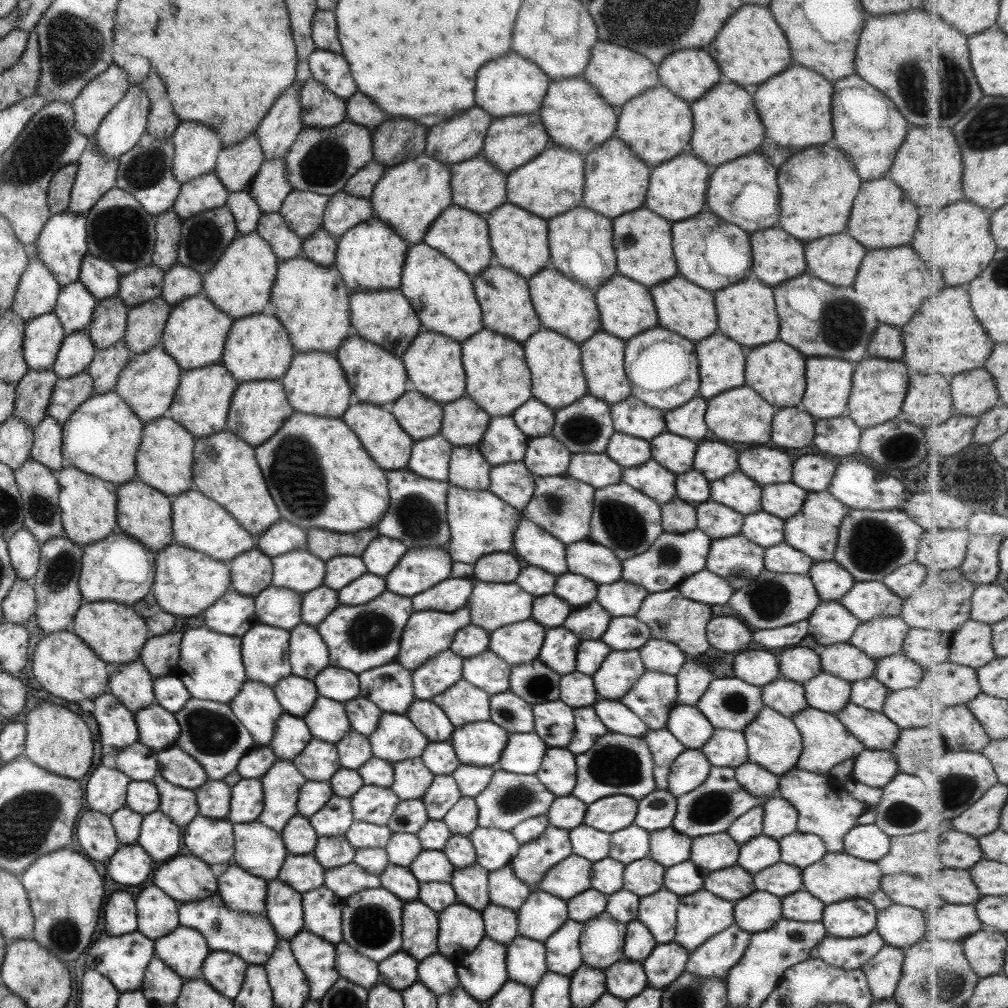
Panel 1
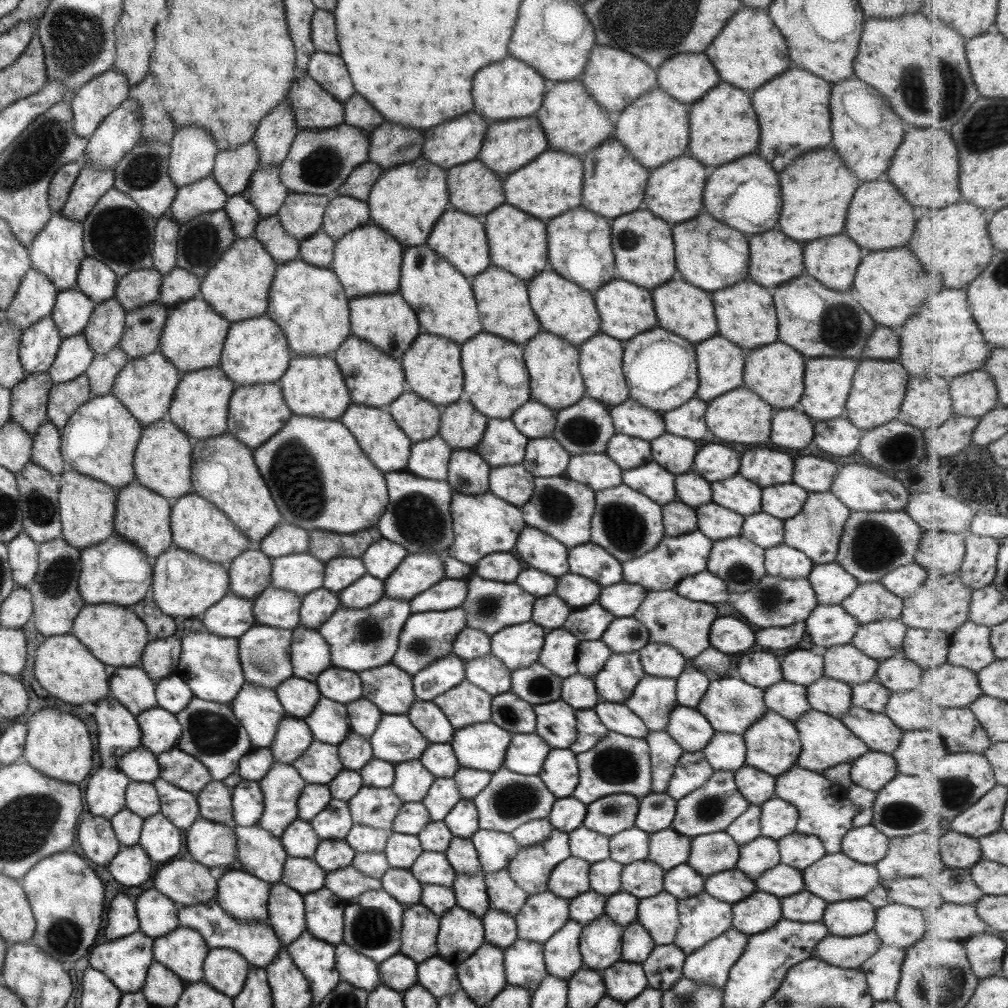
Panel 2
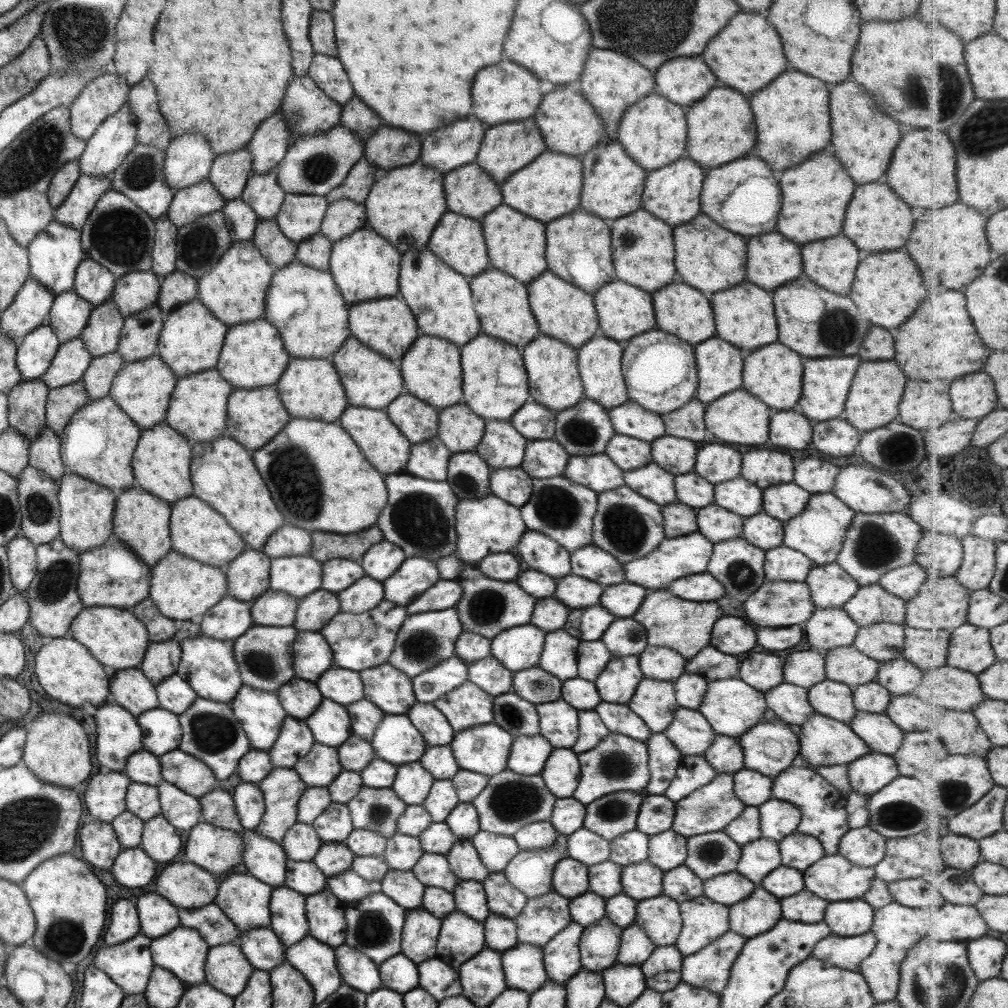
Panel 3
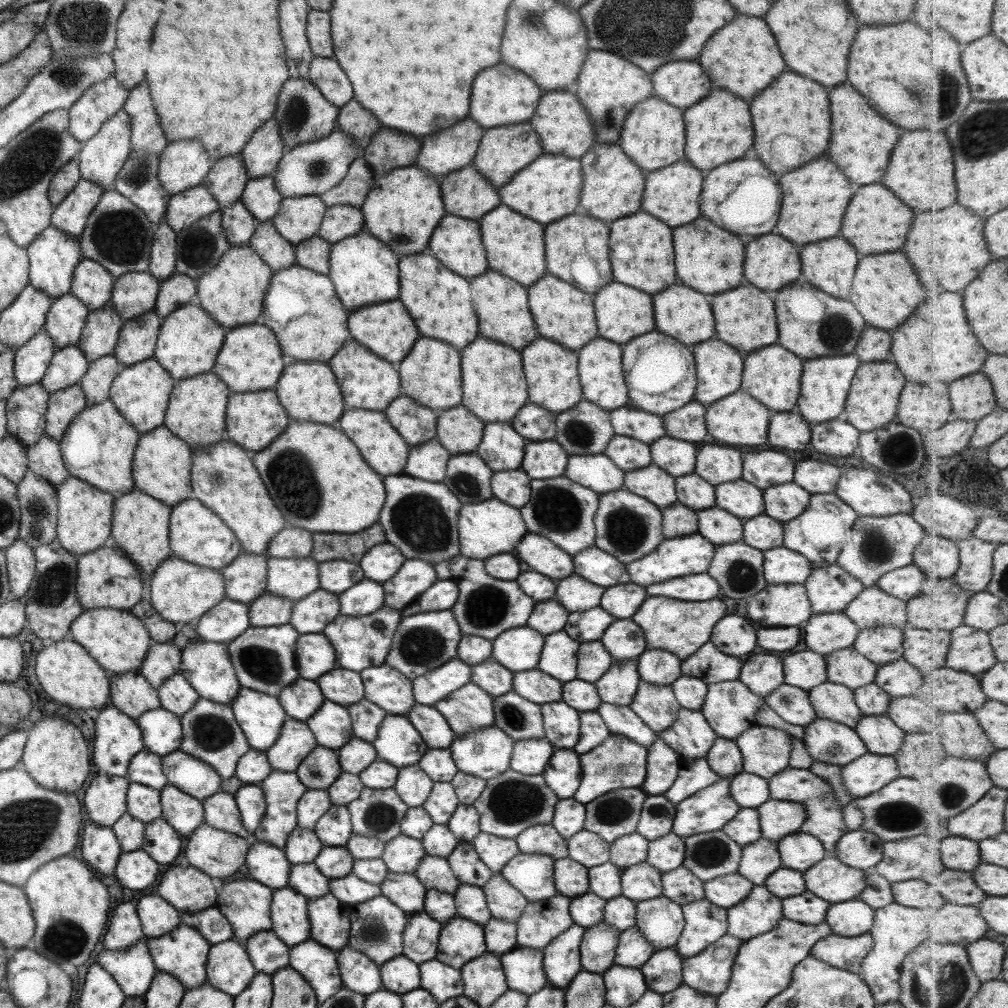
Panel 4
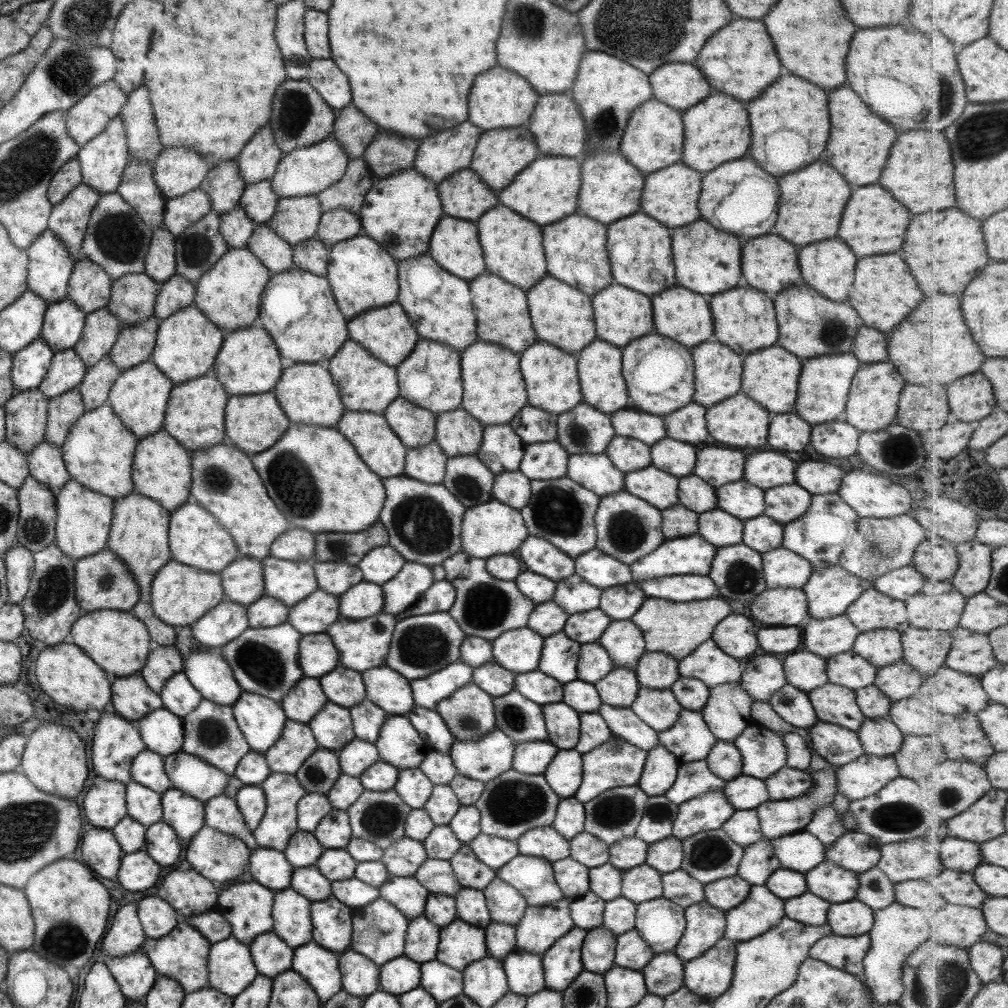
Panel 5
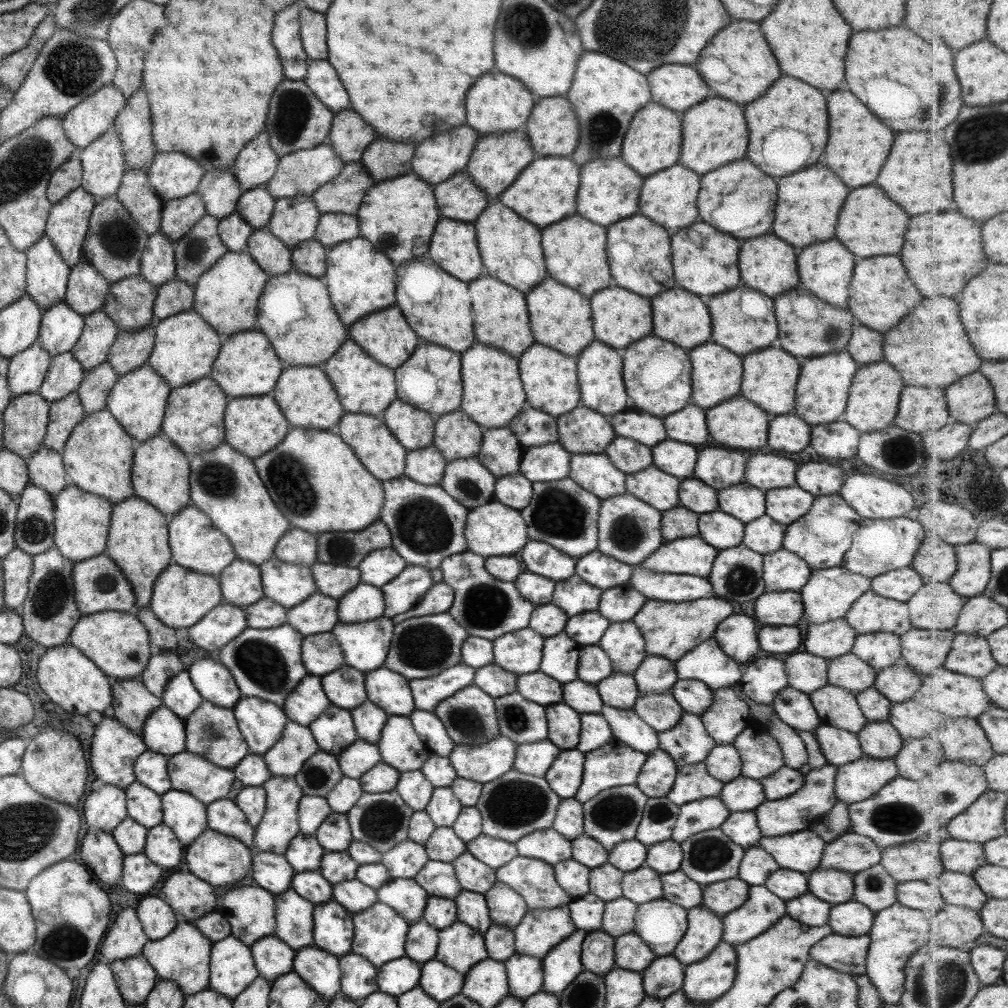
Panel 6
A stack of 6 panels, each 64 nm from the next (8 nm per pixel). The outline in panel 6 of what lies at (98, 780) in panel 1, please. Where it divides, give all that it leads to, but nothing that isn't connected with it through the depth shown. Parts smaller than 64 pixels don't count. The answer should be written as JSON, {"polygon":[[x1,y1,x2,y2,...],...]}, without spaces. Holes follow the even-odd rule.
{"polygon":[[105,784,98,791,91,791,83,806,83,820,89,829,110,833,126,817,126,794]]}

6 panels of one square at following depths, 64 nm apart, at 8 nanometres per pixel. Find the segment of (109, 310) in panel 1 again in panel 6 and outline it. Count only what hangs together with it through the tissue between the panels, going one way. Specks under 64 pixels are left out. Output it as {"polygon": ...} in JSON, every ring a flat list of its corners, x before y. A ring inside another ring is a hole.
{"polygon":[[98,309,82,315,83,328,70,353,86,372,106,362,107,353,118,333,113,321]]}

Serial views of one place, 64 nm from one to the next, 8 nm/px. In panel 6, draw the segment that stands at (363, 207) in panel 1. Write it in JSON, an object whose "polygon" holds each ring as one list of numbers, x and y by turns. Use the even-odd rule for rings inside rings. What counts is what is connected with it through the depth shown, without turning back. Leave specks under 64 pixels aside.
{"polygon":[[331,212,320,215,313,238,328,249,358,236,356,216]]}

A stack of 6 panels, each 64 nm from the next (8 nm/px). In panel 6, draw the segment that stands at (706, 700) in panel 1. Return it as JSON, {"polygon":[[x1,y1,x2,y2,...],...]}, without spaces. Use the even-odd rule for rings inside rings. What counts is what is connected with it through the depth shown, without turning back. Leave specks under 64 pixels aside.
{"polygon":[[729,687,712,691,712,705,700,715,707,734,715,744,732,744,749,723,749,708]]}

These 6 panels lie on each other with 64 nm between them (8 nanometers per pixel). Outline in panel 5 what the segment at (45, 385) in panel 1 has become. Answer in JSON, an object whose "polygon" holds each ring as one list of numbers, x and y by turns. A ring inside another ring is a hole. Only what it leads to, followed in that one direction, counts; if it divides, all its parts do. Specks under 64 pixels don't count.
{"polygon":[[36,388,15,392,5,404,5,427,8,442,27,454,44,441,48,398]]}

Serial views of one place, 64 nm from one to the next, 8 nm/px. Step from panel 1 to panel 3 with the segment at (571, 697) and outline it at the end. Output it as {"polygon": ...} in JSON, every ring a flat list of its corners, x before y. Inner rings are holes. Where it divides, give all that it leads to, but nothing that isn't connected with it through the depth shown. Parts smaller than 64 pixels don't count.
{"polygon":[[577,676,564,680,560,693,560,698,578,711,594,710,600,701,594,682,587,682]]}

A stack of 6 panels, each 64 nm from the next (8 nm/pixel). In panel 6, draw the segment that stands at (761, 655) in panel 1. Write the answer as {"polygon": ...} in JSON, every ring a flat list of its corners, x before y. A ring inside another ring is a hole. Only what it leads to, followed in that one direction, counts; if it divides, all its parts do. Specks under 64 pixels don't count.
{"polygon":[[755,658,753,664,743,666,737,685,753,702,770,705,777,693,788,686,784,662,775,658]]}

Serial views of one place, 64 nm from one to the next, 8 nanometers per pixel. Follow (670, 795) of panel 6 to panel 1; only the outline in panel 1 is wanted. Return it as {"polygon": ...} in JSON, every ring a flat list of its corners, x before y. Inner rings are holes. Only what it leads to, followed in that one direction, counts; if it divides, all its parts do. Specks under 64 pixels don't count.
{"polygon":[[685,749,669,768,667,792,676,799,697,788,709,775,710,764,700,749]]}

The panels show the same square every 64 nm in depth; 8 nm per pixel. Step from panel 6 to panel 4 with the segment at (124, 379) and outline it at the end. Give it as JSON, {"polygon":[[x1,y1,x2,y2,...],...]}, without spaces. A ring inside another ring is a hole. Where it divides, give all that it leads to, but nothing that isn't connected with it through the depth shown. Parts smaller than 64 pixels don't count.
{"polygon":[[153,358,128,365,112,380,108,399,115,410,137,431,145,434,154,428,162,426,167,401,171,396,174,380,159,366]]}

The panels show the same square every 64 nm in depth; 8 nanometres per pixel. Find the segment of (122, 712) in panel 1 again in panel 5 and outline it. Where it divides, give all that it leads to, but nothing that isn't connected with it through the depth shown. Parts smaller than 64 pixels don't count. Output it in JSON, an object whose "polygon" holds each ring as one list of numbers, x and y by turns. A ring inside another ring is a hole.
{"polygon":[[114,711,111,713,101,713,101,716,95,716,94,735,91,744,91,766,96,776,101,776,104,780,114,780,126,785,131,781,129,768,132,758,135,758,139,752,146,748,140,738,140,734,133,722,127,722]]}

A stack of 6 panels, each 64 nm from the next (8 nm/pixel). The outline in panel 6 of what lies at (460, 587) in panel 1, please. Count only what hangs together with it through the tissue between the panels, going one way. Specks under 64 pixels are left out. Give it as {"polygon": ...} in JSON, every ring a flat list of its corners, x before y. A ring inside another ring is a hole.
{"polygon":[[443,581,433,583,424,593,423,598,411,610,402,613,400,618,408,620,419,616,446,613,453,597,452,588,449,588]]}

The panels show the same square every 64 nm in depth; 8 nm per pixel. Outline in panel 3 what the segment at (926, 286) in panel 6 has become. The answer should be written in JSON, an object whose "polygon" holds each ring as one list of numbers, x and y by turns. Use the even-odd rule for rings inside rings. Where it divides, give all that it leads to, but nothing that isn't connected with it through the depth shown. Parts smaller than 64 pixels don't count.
{"polygon":[[953,204,943,210,925,210,913,224,905,250,921,272,923,280,941,282,951,290,965,290,996,257,986,233,988,218,967,206]]}

